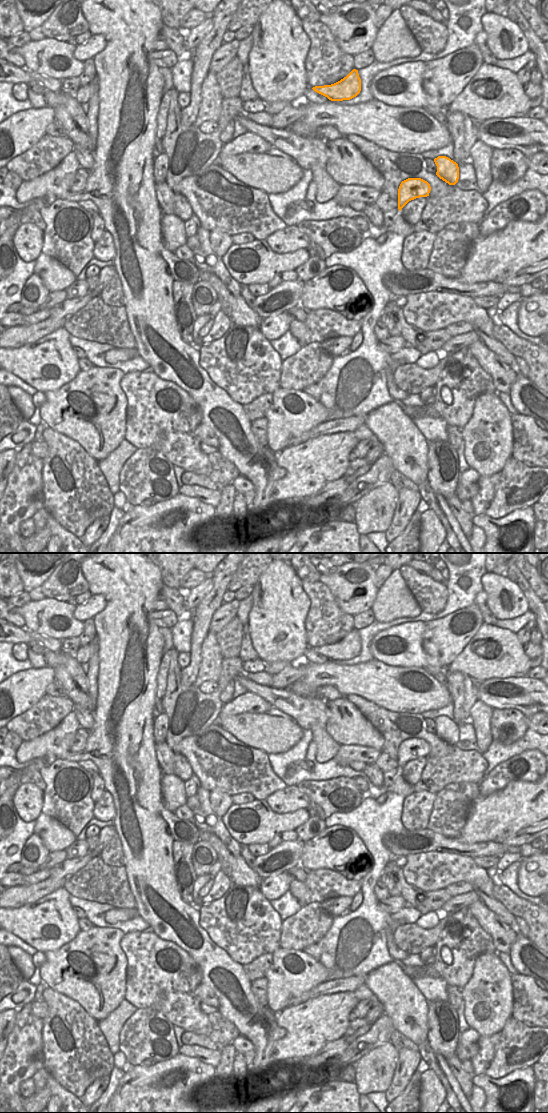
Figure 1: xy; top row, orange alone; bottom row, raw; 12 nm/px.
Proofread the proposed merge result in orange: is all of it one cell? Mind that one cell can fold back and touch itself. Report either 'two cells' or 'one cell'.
one cell

